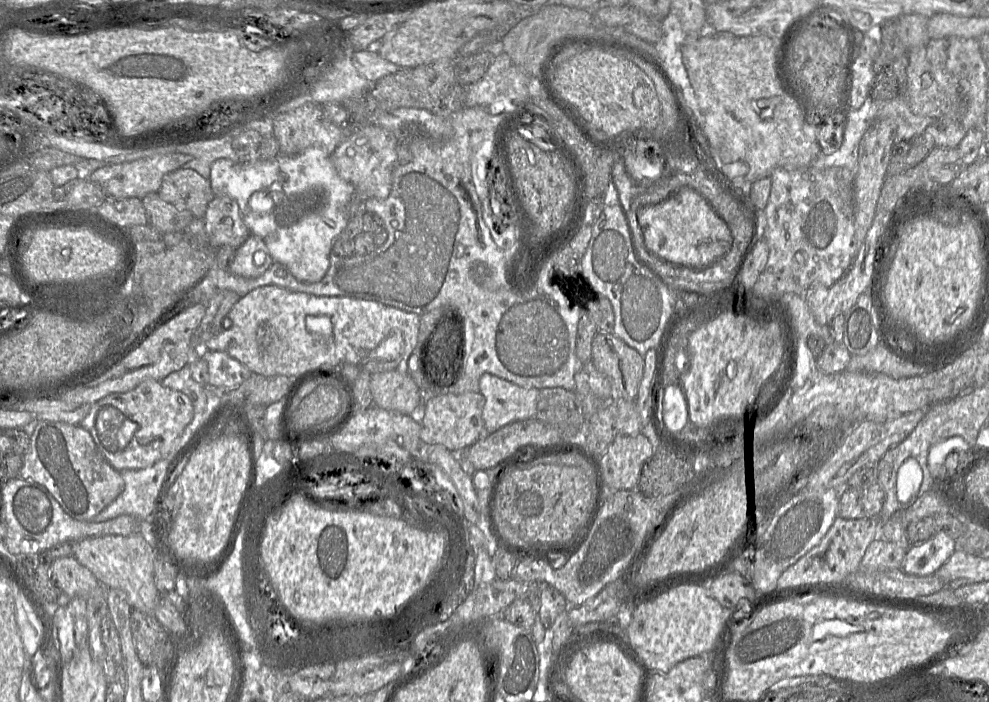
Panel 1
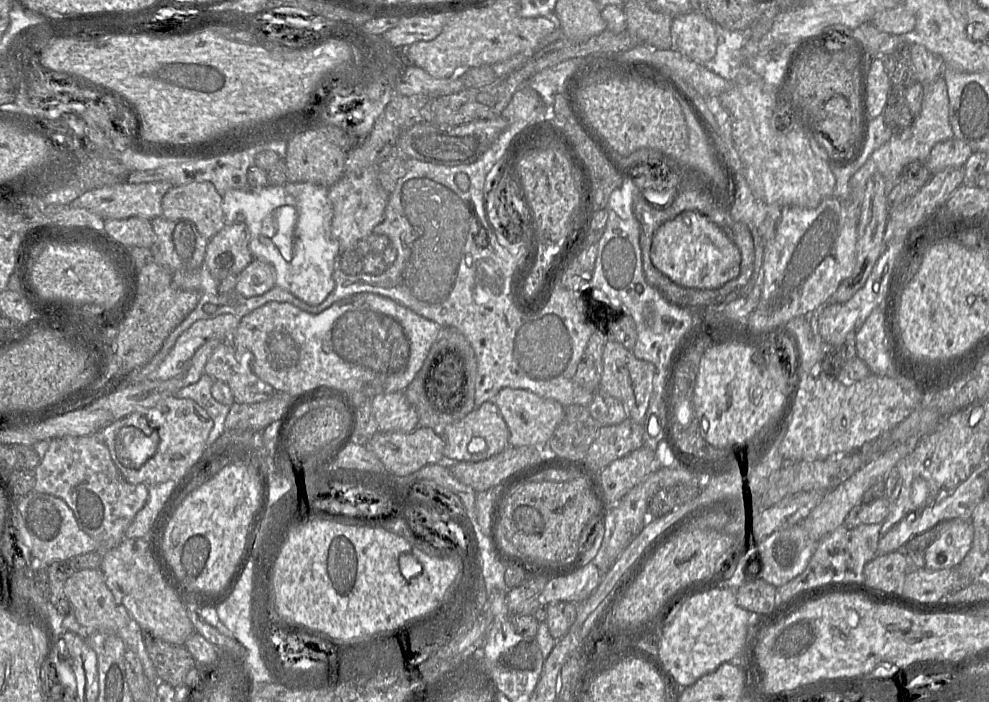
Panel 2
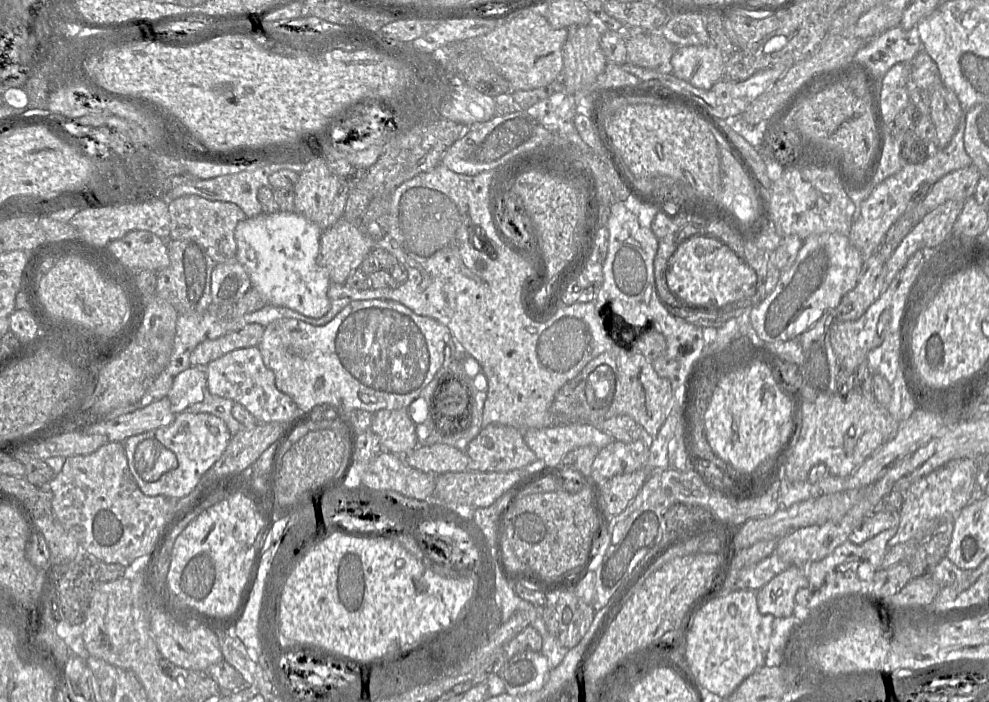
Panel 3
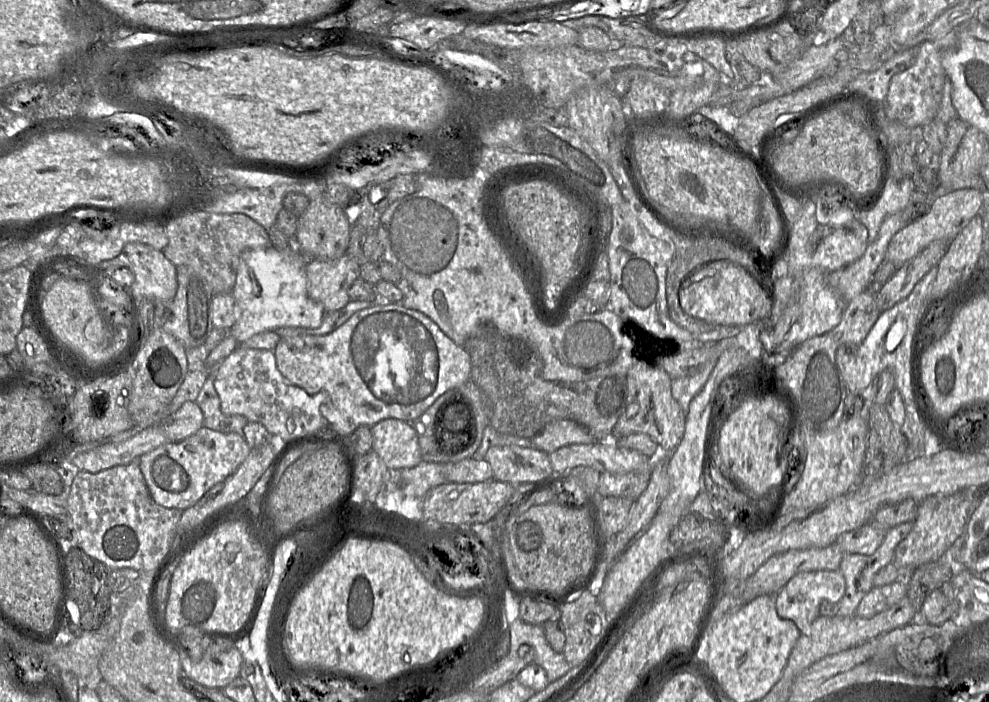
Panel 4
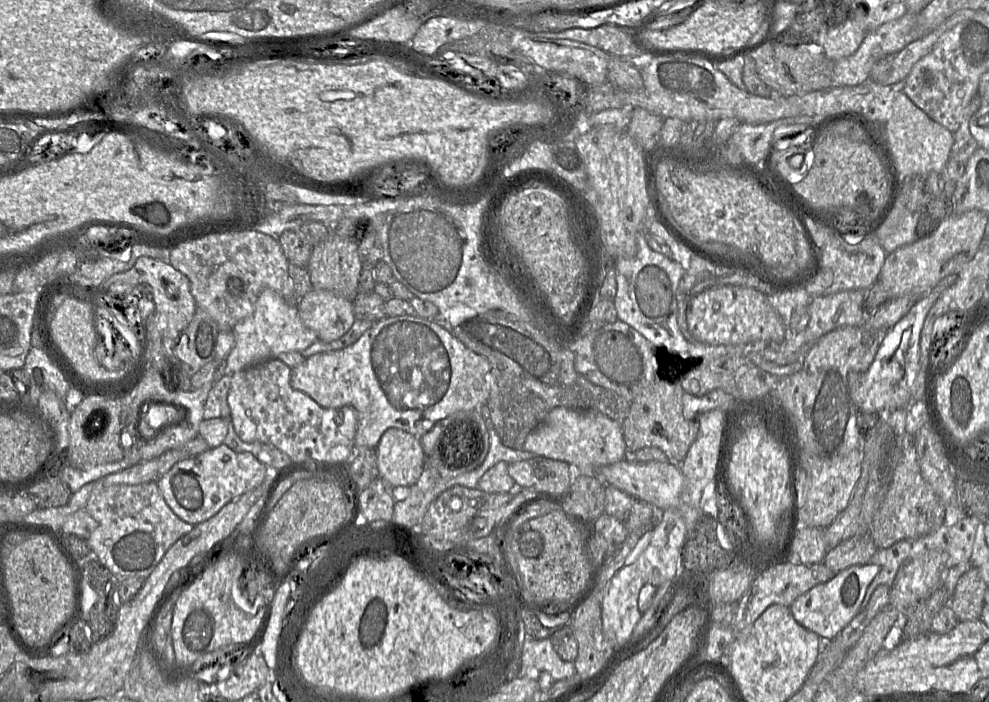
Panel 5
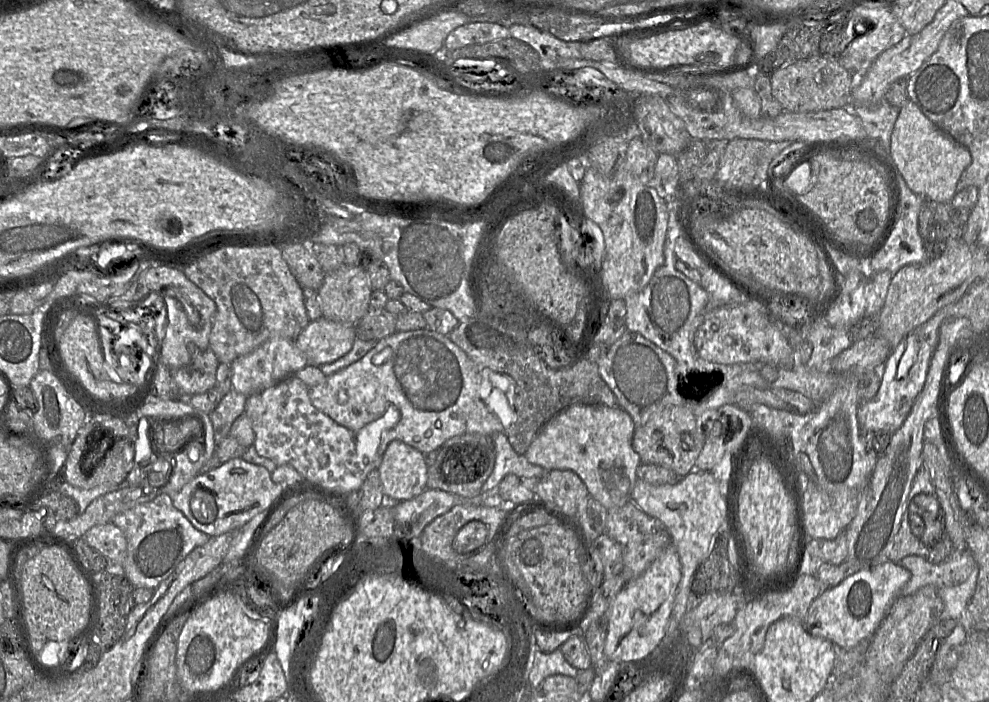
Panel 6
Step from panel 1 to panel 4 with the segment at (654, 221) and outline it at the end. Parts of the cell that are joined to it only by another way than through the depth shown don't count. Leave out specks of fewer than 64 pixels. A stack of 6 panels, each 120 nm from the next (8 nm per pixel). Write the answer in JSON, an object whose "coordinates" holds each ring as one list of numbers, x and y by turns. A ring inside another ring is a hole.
{"coordinates":[[728,261,708,262,690,273,679,289,682,309,690,316,723,326,746,326,770,318,772,299,741,266]]}

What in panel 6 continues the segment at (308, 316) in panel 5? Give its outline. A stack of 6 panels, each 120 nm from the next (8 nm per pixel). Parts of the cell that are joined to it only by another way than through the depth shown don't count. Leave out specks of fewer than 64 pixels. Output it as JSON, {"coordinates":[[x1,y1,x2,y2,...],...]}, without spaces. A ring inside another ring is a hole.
{"coordinates":[[321,317,309,322,295,344,306,356,307,364,320,367,346,355,352,349,355,339,355,325]]}

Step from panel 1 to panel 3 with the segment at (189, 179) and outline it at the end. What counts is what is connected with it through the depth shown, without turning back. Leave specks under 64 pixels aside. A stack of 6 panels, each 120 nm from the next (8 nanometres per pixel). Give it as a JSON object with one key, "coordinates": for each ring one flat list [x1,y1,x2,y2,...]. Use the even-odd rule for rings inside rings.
{"coordinates":[[183,196,167,201,170,217,169,241,191,239,201,245,216,264,233,259,237,245,234,232,237,224,247,217,236,204,212,201,200,196]]}

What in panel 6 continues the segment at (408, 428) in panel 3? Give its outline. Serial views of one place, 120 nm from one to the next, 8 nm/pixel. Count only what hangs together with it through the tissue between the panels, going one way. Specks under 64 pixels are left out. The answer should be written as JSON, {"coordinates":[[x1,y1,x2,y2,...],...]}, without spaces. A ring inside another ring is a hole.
{"coordinates":[[391,441,378,468,387,502,410,500,427,489,427,456,400,441]]}

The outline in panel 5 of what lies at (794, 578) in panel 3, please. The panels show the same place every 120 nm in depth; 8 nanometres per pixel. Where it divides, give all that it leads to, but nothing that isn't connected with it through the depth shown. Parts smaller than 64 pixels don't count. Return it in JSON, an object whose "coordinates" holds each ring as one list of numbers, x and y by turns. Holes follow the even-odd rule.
{"coordinates":[[874,564,851,566,836,573,829,581,818,584,799,596,789,606,794,619,807,630,816,633,822,640,833,640,849,625,853,618,865,607,871,596,868,589,880,572]]}

